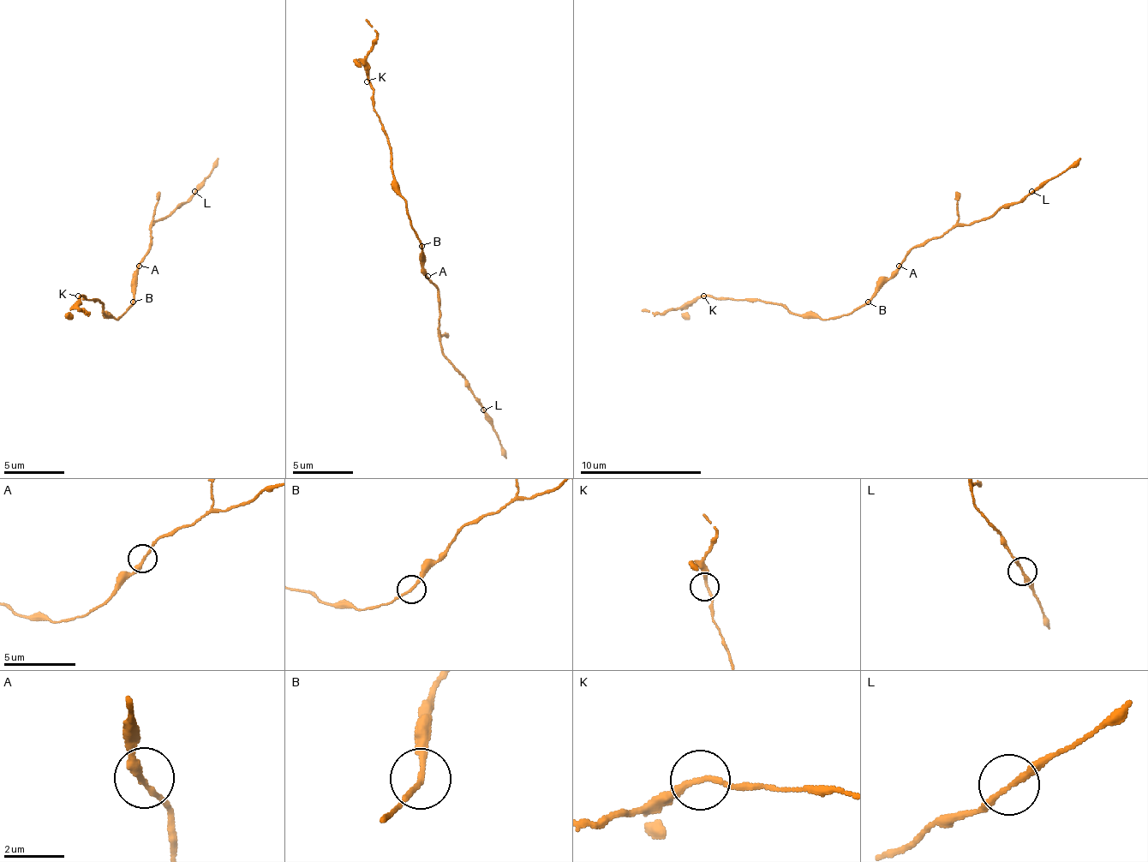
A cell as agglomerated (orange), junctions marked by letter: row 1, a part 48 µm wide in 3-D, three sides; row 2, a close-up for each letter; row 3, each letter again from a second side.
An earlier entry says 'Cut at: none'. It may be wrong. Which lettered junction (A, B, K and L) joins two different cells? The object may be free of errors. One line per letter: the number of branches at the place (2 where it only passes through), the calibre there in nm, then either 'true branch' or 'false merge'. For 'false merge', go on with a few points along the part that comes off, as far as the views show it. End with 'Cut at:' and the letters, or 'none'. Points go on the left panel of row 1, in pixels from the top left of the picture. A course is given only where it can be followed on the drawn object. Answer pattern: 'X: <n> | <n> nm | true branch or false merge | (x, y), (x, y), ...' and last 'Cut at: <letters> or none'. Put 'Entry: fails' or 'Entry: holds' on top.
Entry: holds
A: 2 | 200 nm | true branch
B: 2 | 160 nm | true branch
K: 2 | 200 nm | true branch
L: 2 | 200 nm | true branch
Cut at: none

